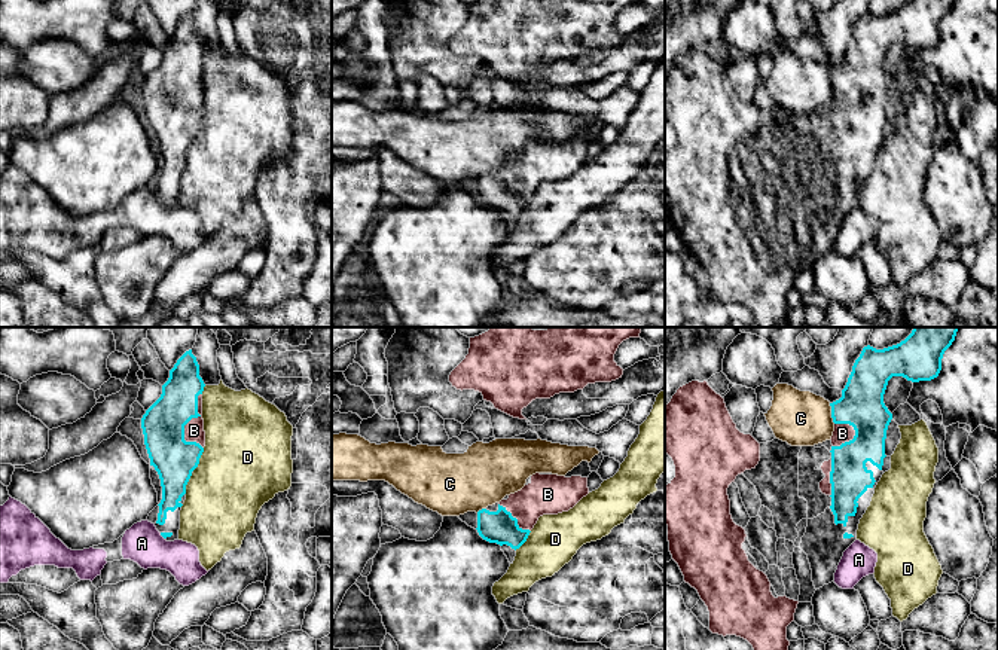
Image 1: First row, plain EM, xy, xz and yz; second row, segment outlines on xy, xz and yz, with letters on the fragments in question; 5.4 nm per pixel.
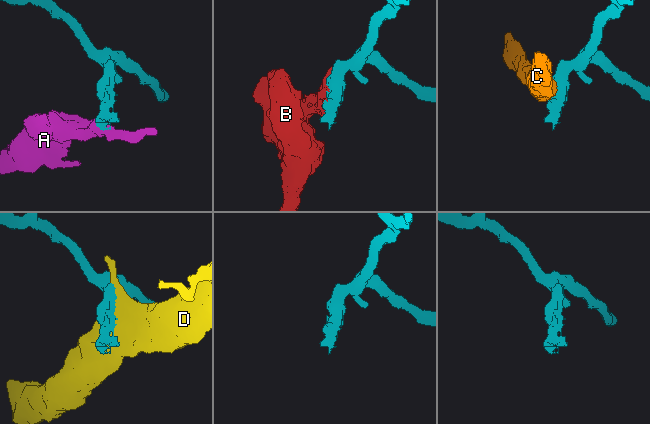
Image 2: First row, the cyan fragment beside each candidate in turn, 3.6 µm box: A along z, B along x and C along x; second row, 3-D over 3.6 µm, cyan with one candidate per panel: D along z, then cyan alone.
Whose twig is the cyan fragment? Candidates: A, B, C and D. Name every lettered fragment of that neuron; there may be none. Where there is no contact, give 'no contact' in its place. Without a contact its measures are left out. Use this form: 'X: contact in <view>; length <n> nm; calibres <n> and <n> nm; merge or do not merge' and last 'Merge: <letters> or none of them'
A: contact in xy; length 50 nm; calibres 30 and 220 nm; do not merge
B: contact in xy; length 300 nm; calibres 240 and 110 nm; merge
C: contact in yz; length 120 nm; calibres 240 and 300 nm; do not merge
D: contact in xy; length 140 nm; calibres 240 and 460 nm; do not merge
Merge: B

